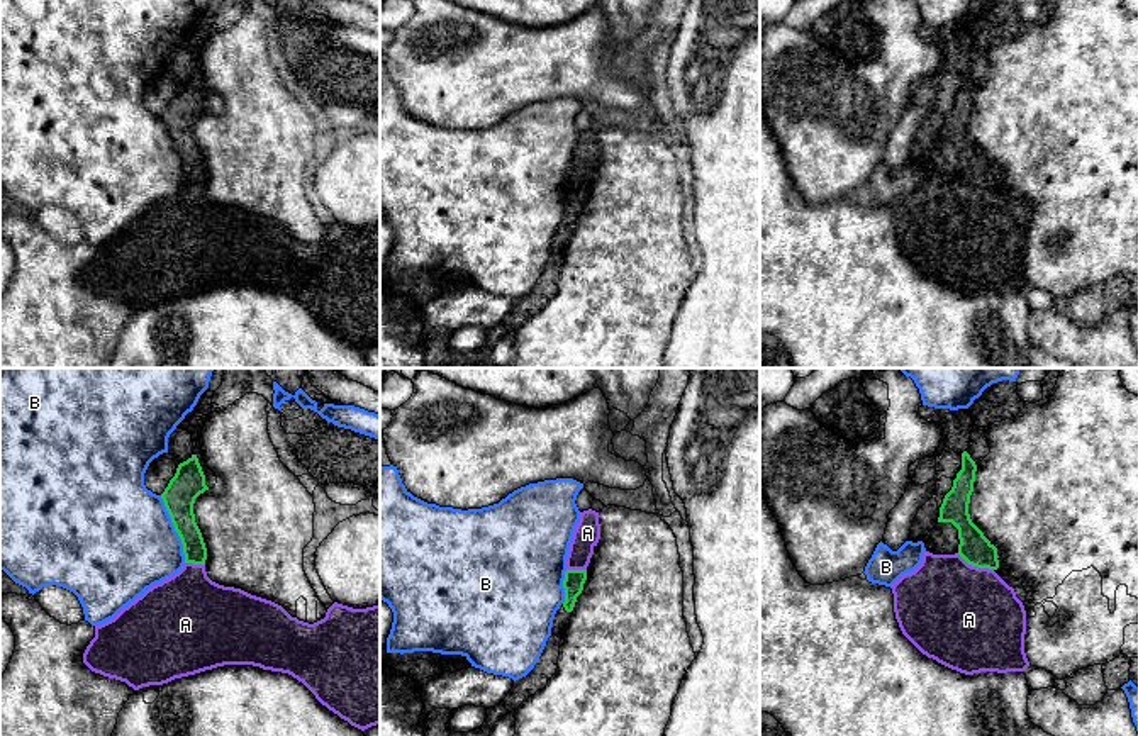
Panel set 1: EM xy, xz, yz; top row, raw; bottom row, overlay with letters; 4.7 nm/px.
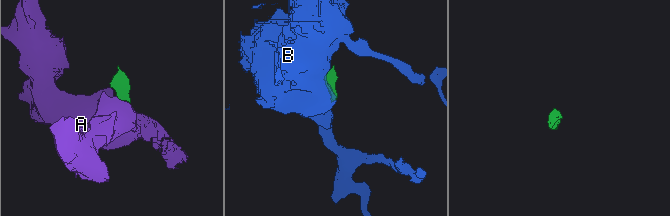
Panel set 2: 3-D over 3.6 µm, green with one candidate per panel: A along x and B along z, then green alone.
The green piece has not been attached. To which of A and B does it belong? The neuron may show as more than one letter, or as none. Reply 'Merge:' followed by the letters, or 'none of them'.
Merge: A

